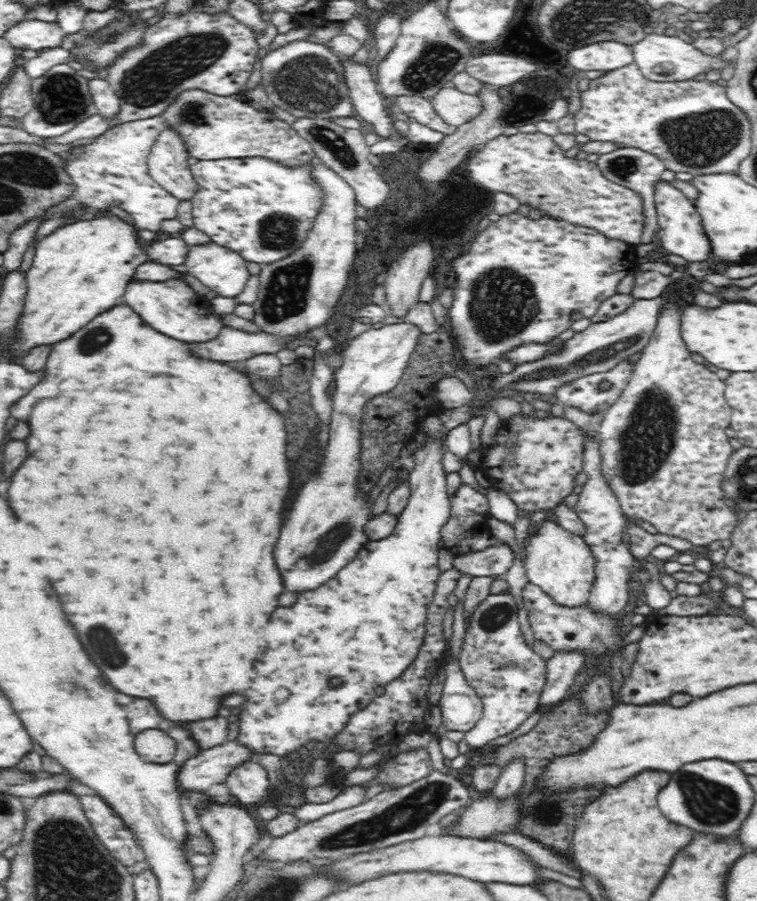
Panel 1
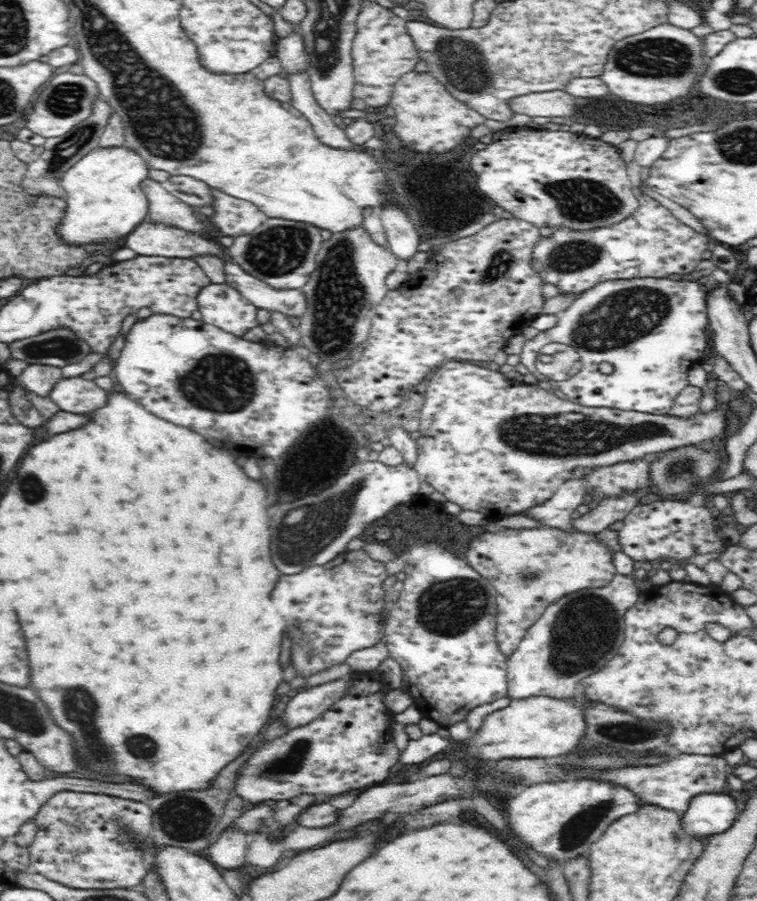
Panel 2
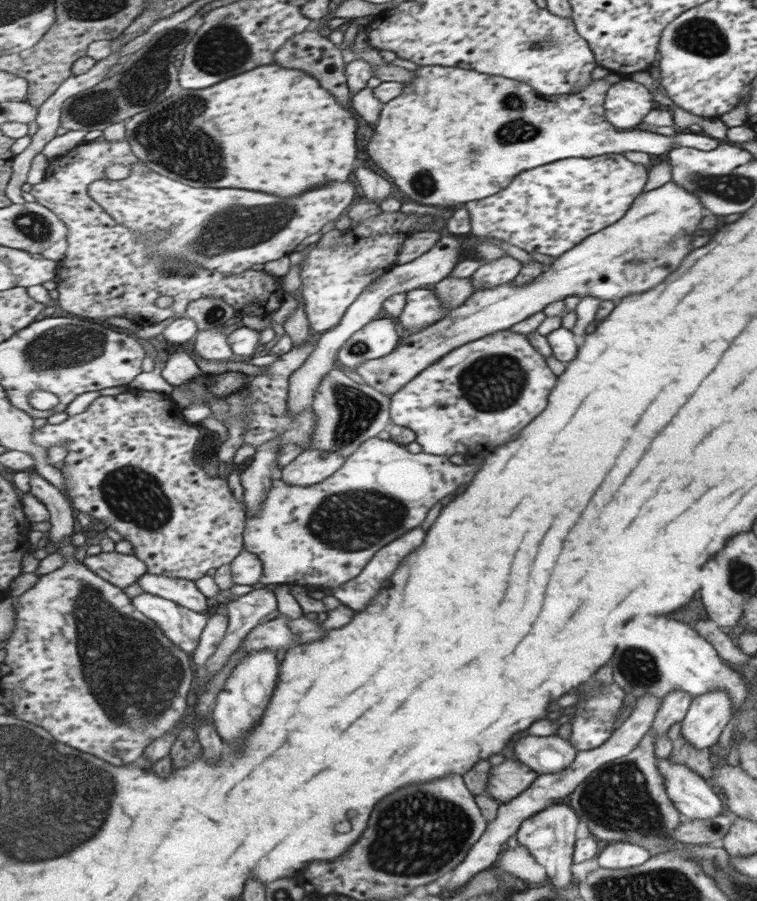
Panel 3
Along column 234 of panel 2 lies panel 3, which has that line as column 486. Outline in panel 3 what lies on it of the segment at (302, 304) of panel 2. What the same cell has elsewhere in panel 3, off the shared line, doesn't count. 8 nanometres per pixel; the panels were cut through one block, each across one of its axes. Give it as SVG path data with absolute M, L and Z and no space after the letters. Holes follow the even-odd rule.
M504 255L491 262L483 262L480 268L470 277L470 284L476 290L483 290L484 288L493 288L510 283L521 267L519 261Z

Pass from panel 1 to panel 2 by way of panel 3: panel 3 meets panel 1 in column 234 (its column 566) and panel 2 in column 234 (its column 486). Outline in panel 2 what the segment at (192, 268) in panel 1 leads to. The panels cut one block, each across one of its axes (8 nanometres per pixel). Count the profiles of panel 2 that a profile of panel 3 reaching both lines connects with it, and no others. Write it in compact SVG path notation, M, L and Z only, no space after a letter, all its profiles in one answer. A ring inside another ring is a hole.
M210 282L200 290L196 300L201 319L229 334L242 337L258 325L256 312L259 308L226 282Z

